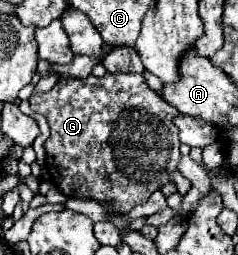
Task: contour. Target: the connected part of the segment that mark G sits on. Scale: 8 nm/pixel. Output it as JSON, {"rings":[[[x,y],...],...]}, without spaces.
{"rings":[[[105,73],[103,77],[89,75],[85,79],[61,79],[47,93],[33,93],[31,99],[33,113],[41,113],[49,121],[51,135],[45,141],[47,169],[51,181],[67,197],[75,199],[95,199],[113,201],[115,209],[131,211],[135,205],[145,203],[153,191],[161,189],[169,175],[179,165],[179,135],[173,119],[179,111],[161,99],[139,73]]]}

